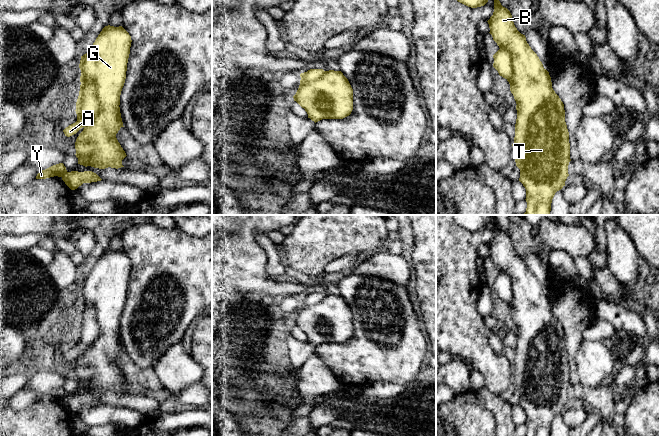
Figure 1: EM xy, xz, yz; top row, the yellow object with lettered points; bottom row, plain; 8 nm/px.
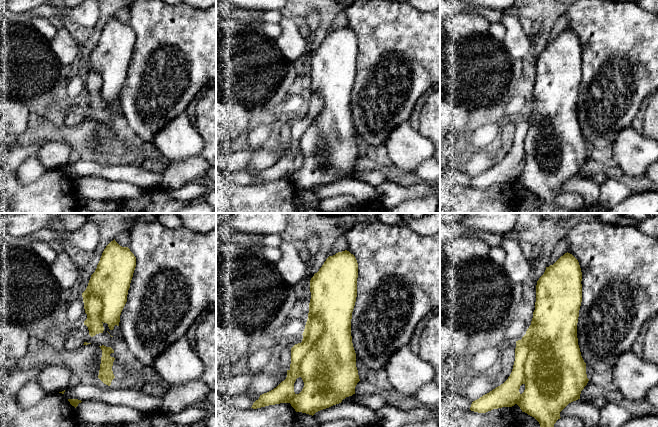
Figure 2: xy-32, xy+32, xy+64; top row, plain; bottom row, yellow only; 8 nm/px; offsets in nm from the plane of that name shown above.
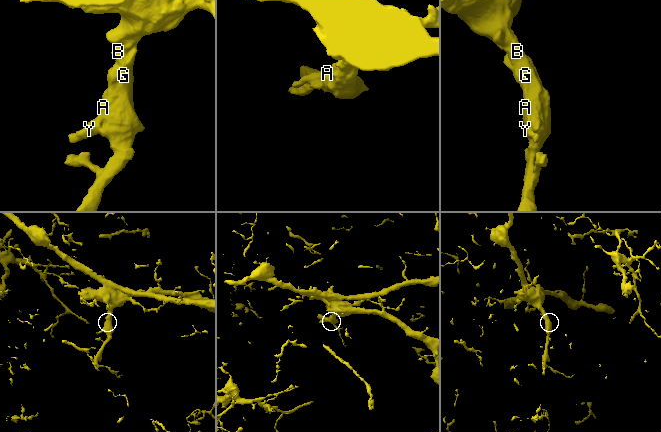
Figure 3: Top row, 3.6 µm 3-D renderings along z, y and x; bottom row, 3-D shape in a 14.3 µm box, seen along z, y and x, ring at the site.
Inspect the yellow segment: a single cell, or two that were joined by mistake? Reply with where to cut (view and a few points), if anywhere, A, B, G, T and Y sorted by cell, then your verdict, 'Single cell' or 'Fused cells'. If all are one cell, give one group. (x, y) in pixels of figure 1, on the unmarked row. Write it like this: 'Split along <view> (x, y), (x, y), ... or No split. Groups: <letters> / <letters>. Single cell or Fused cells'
Split along xy (80, 303), (93, 307), (98, 326), (98, 336), (84, 351). Groups: A Y / B G T. Fused cells

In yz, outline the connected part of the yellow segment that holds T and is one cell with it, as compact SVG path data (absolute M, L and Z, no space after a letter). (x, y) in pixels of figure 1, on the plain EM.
M497 221L494 223L494 236L487 245L490 258L499 272L506 273L512 283L512 299L507 304L510 315L517 328L517 343L515 348L515 361L513 380L516 390L520 393L519 405L526 413L526 436L550 436L551 427L555 417L565 410L570 383L569 356L565 346L564 328L552 312L549 296L543 291L537 278L531 273L525 259L521 258L514 249L510 235L503 231Z

